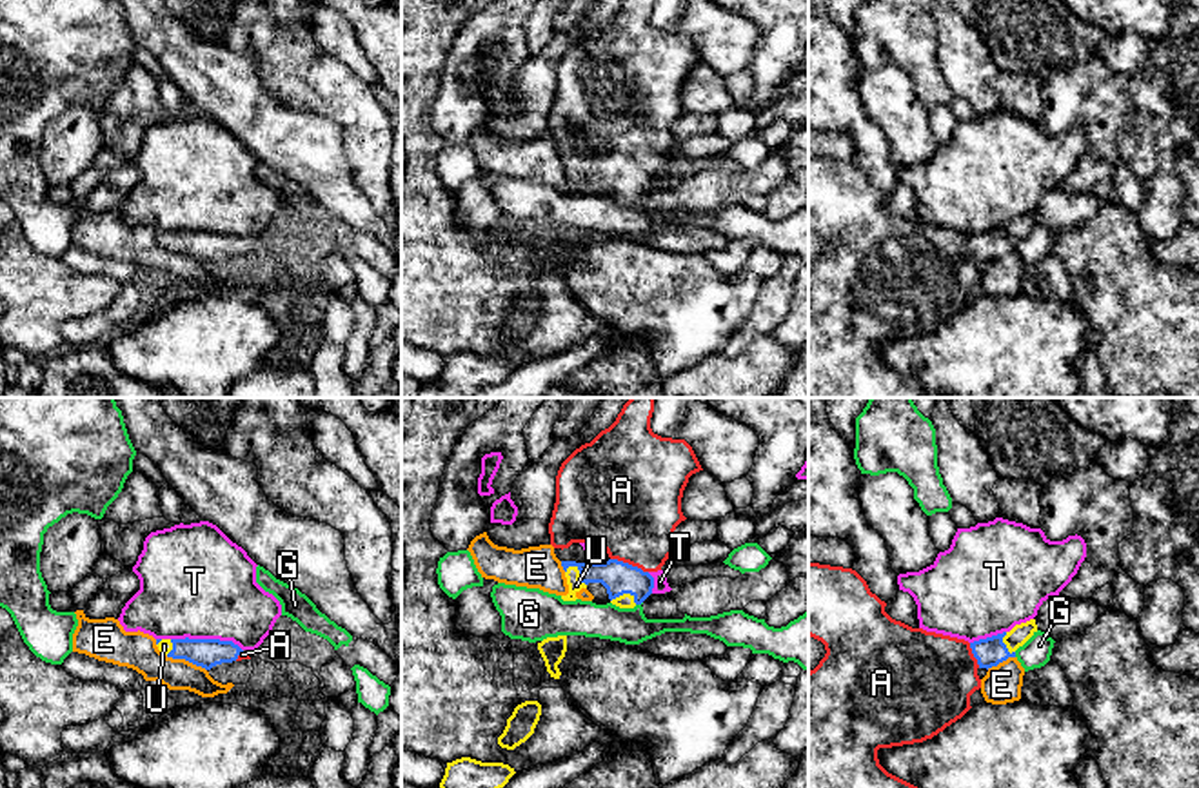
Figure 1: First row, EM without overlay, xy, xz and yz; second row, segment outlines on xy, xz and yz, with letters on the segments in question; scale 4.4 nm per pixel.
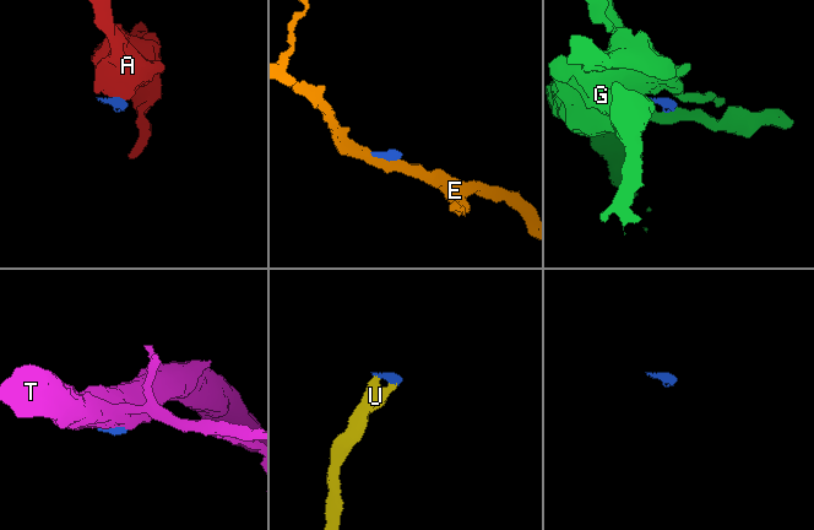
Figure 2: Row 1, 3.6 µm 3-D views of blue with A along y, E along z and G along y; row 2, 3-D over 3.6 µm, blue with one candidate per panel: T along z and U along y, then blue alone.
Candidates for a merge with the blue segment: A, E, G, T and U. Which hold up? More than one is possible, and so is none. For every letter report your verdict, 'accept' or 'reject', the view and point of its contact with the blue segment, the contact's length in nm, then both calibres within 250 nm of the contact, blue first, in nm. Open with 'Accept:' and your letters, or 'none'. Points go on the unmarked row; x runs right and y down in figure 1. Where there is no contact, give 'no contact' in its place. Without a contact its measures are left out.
Accept: A, U
A: accept | xz (627, 157) | 180 nm | 150/440 nm
E: reject | xy (186, 253) | 200 nm | 130/170 nm
G: reject | xz (638, 196) | 40 nm | 150/160 nm
T: reject | xy (208, 233) | 320 nm | 130/480 nm
U: accept | xz (580, 167) | 120 nm | 150/70 nm

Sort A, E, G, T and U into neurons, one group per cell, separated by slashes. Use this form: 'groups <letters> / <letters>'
groups A U / E / G / T

